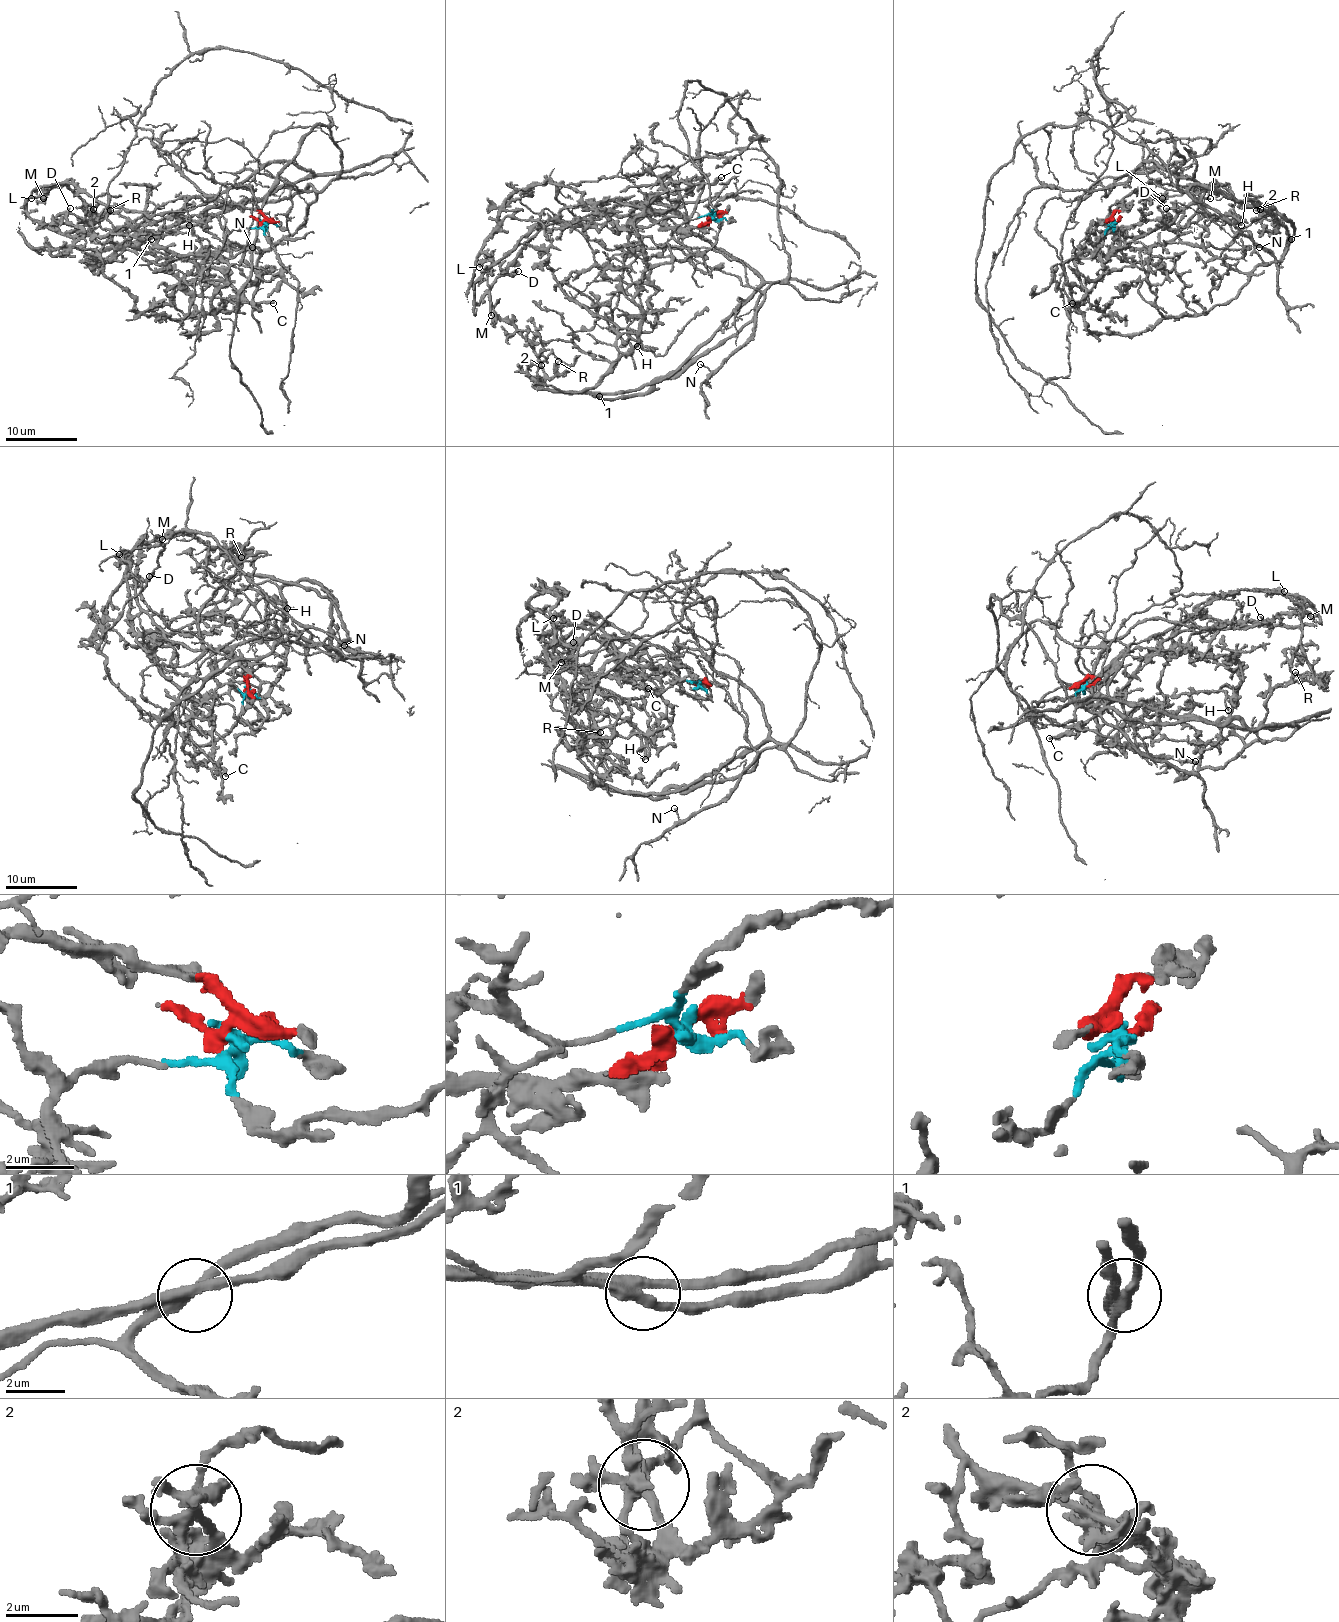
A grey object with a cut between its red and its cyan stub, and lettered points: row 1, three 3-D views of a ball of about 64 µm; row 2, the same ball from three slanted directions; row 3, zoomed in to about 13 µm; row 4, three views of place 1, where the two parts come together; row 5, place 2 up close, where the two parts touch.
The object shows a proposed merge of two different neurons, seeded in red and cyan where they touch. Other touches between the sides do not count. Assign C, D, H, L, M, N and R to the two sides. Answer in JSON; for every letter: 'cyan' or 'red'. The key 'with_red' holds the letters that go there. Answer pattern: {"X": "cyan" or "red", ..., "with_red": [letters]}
{"C": "red", "D": "red", "H": "cyan", "L": "red", "M": "red", "N": "cyan", "R": "red", "with_red": ["C", "D", "L", "M", "R"]}

